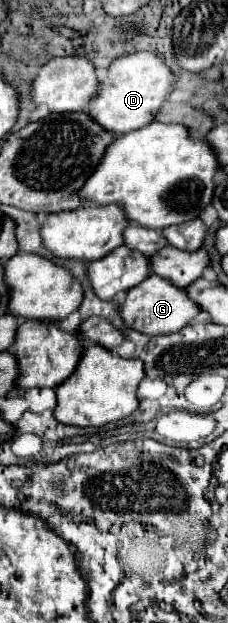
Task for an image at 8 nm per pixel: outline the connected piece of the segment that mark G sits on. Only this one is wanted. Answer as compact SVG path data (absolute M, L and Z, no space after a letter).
M150 275L146 281L142 281L138 287L132 287L128 291L122 307L122 317L128 327L148 333L148 335L168 335L174 331L180 331L186 327L202 309L188 297L186 289L176 287L168 279L162 279L158 275Z

